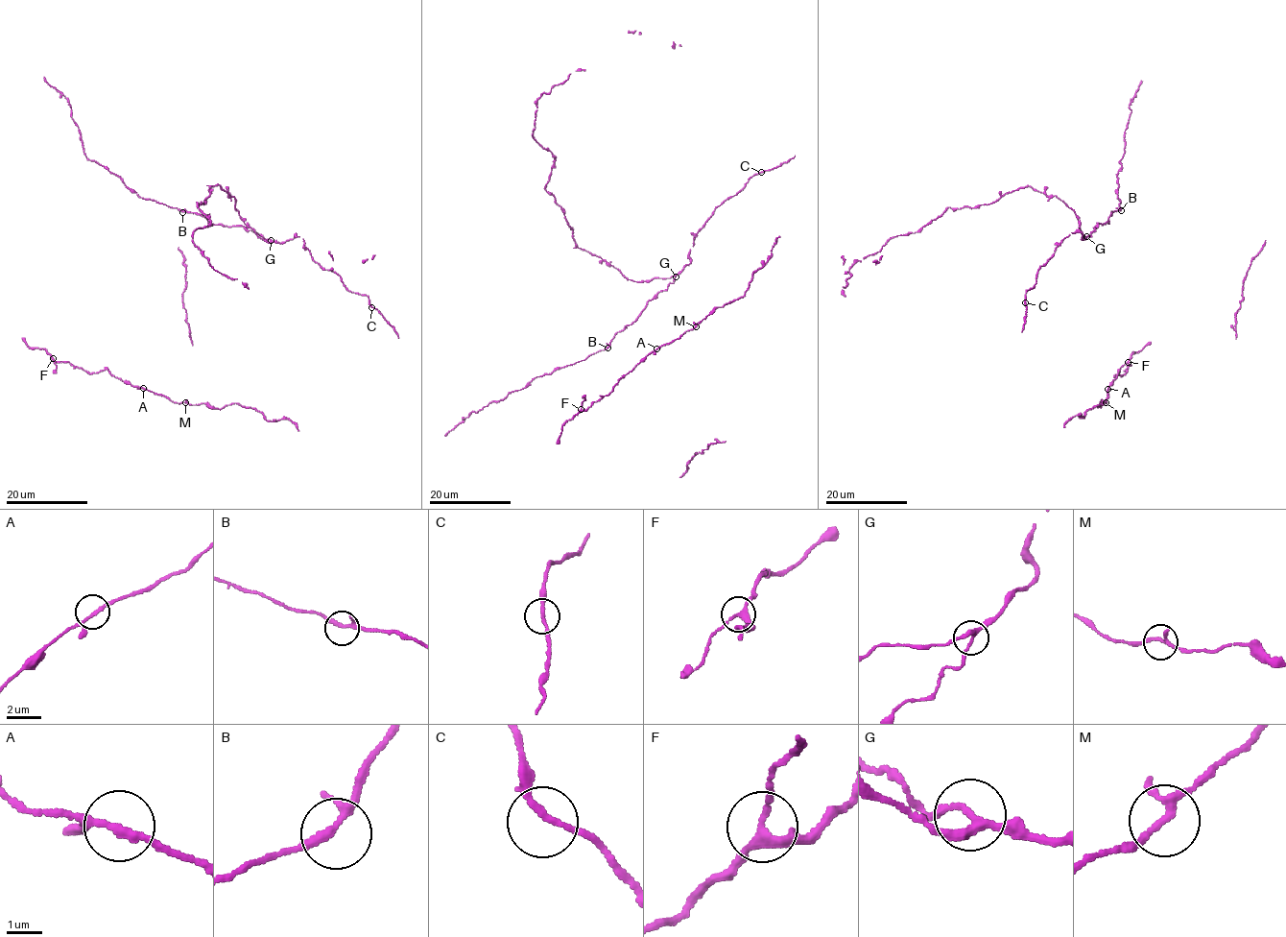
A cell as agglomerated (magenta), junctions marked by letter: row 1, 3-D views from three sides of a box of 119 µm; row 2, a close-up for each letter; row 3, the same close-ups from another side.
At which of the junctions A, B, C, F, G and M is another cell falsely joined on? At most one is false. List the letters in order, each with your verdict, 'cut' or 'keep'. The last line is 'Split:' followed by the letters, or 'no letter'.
A: keep
B: keep
C: keep
F: keep
G: keep
M: keep
Split: no letter

